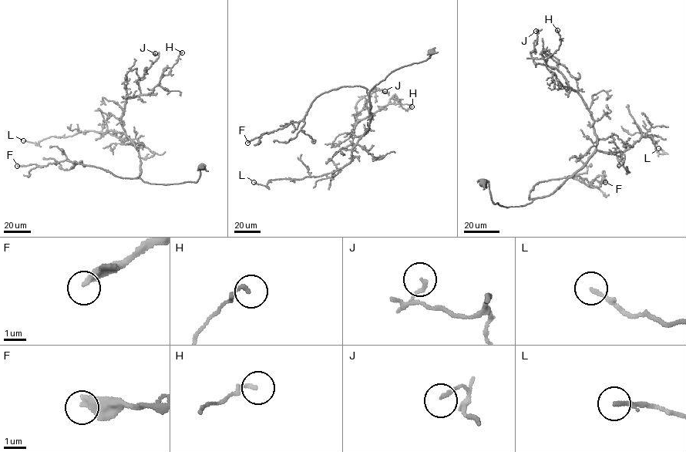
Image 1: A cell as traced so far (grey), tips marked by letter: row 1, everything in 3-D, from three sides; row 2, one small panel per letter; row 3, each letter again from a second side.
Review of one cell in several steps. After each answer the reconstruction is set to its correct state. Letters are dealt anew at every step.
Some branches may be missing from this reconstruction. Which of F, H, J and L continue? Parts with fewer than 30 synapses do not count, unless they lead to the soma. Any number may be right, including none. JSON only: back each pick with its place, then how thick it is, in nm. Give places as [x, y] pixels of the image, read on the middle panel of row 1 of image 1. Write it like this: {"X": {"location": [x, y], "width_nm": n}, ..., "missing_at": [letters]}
{"F": {"location": [247, 143], "width_nm": 360}, "missing_at": ["F"]}

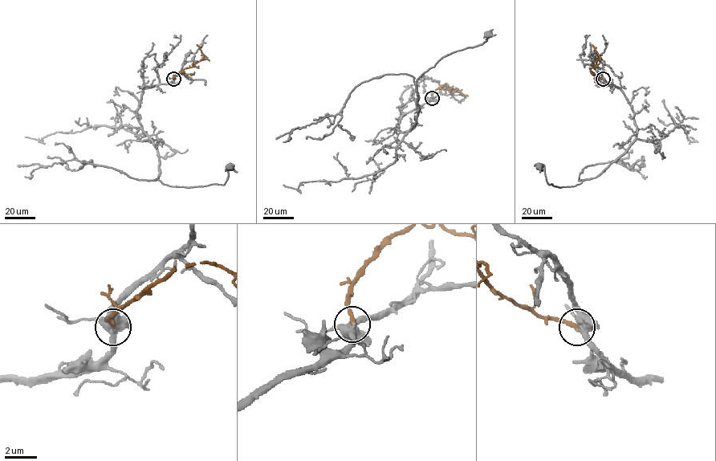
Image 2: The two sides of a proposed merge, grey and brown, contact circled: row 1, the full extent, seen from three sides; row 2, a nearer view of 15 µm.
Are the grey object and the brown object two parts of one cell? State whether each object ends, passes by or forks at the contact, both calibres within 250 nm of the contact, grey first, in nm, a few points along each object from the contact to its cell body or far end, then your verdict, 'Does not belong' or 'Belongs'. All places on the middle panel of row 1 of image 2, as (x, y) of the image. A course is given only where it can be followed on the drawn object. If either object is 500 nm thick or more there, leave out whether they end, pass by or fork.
At the ring grey passes by. At the ring brown ends. Thickness 440 nm (grey) against 280 nm. Course of grey: (432, 98), (404, 113), (396, 129), (408, 131), (415, 123), (417, 79), (442, 57), (482, 44), (488, 34). Course of brown: (432, 98), (433, 92), (442, 85), (465, 95), (455, 87). Belongs

